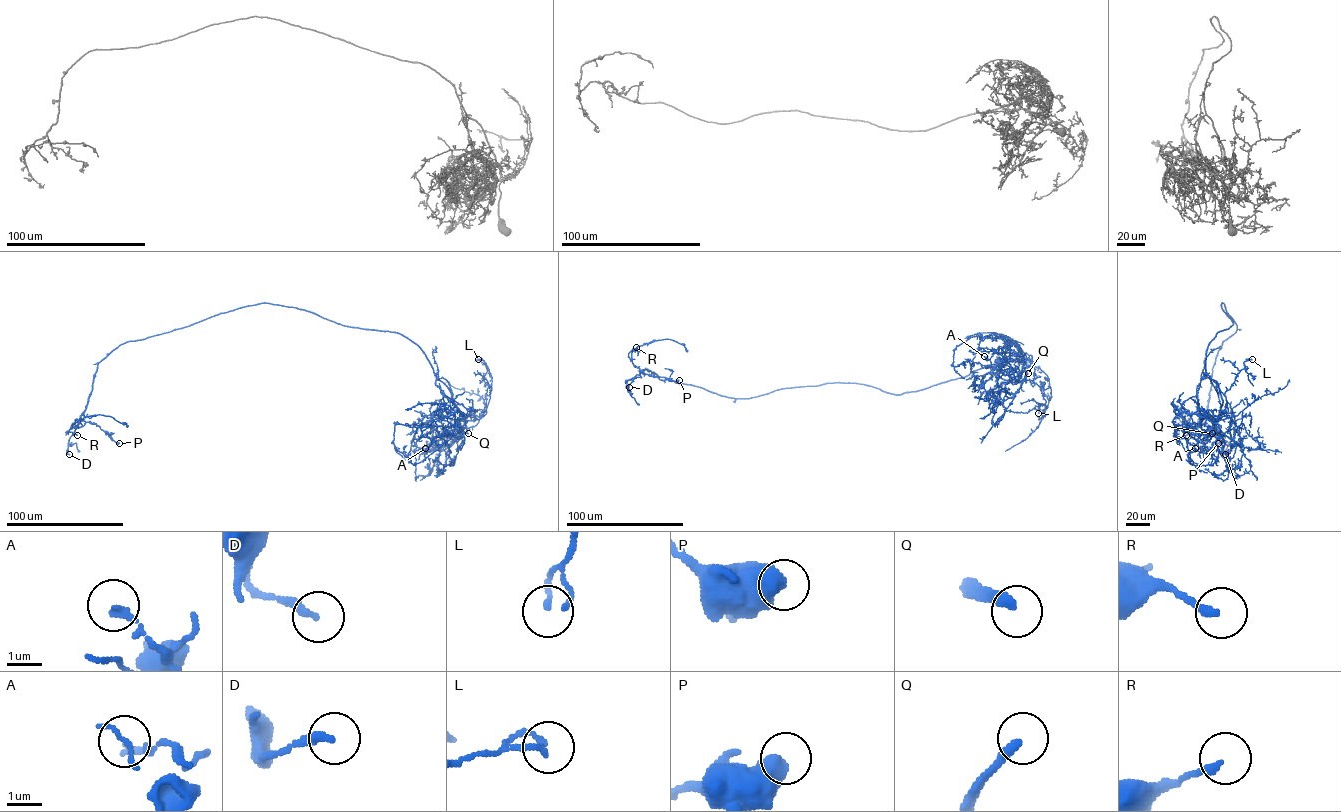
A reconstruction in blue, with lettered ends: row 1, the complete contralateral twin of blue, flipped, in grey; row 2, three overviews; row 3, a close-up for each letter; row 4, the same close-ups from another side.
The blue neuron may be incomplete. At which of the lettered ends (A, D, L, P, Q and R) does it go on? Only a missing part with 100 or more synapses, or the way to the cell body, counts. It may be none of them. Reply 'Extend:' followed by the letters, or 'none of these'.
Extend: Q

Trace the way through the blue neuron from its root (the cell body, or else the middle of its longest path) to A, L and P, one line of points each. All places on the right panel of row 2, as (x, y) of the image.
A: (1222, 308), (1233, 324), (1210, 342), (1205, 369), (1222, 404), (1210, 430), (1190, 435), (1195, 448)
L: (1222, 308), (1233, 324), (1210, 342), (1205, 360), (1222, 400), (1217, 421), (1228, 411), (1225, 392), (1252, 359)
P: (1222, 308), (1223, 303), (1237, 329), (1222, 342), (1211, 377), (1208, 414), (1218, 430), (1218, 443)

